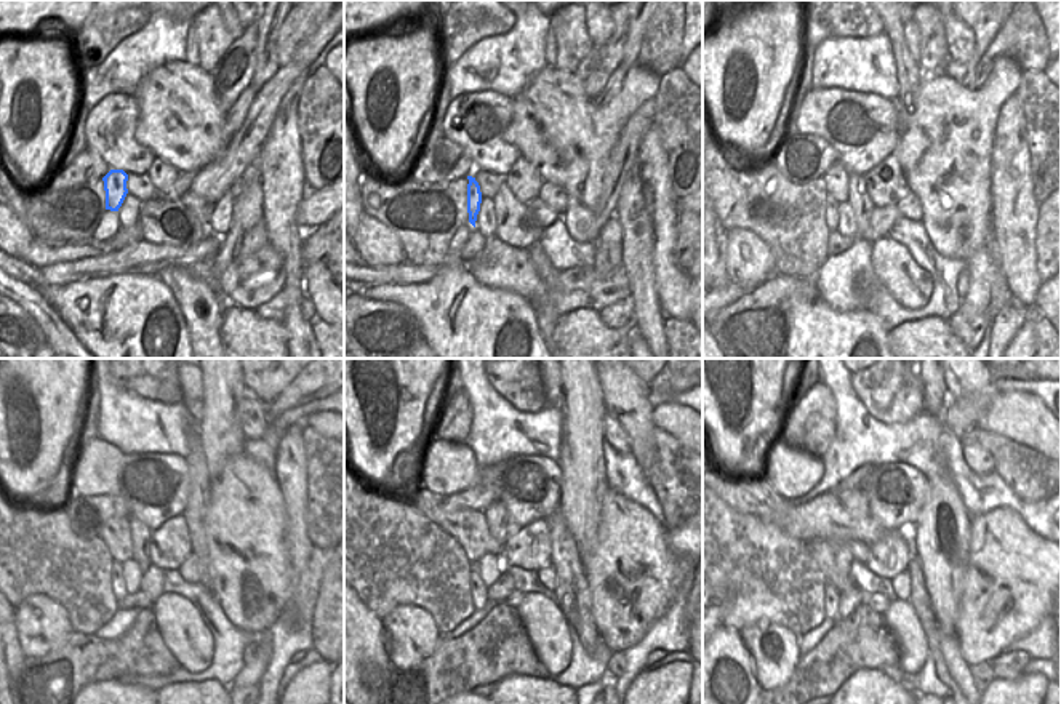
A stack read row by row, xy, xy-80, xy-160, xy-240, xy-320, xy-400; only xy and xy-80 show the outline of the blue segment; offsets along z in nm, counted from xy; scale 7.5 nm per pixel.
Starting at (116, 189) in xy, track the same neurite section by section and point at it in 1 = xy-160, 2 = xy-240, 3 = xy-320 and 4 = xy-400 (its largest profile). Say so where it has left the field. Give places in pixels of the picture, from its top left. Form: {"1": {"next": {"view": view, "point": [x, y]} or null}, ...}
{"1": {"next": {"view": "xy-160", "point": [831, 205]}}, "2": {"next": {"view": "xy-240", "point": [117, 581]}}, "3": {"next": {"view": "xy-320", "point": [479, 591]}}, "4": {"next": {"view": "xy-400", "point": [832, 596]}}}

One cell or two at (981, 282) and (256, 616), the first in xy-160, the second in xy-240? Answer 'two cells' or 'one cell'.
two cells

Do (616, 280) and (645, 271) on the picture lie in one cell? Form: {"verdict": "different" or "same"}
{"verdict": "different"}

